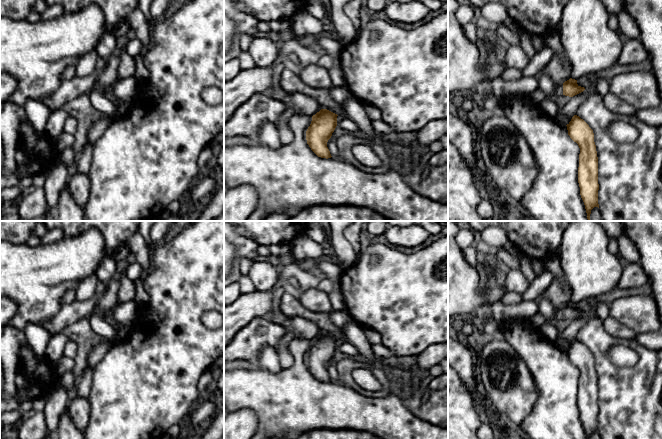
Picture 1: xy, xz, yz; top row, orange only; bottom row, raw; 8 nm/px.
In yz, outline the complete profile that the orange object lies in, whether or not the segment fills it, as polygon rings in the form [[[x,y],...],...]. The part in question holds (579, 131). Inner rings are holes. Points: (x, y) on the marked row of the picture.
[[[574,115],[566,126],[568,135],[580,148],[578,183],[587,219],[590,221],[591,210],[594,207],[599,208],[598,157],[594,133],[589,125],[577,115]]]

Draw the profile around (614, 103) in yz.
[[[608,92],[606,95],[604,95],[603,99],[605,106],[615,114],[625,116],[635,116],[636,114],[636,108],[612,92]]]

